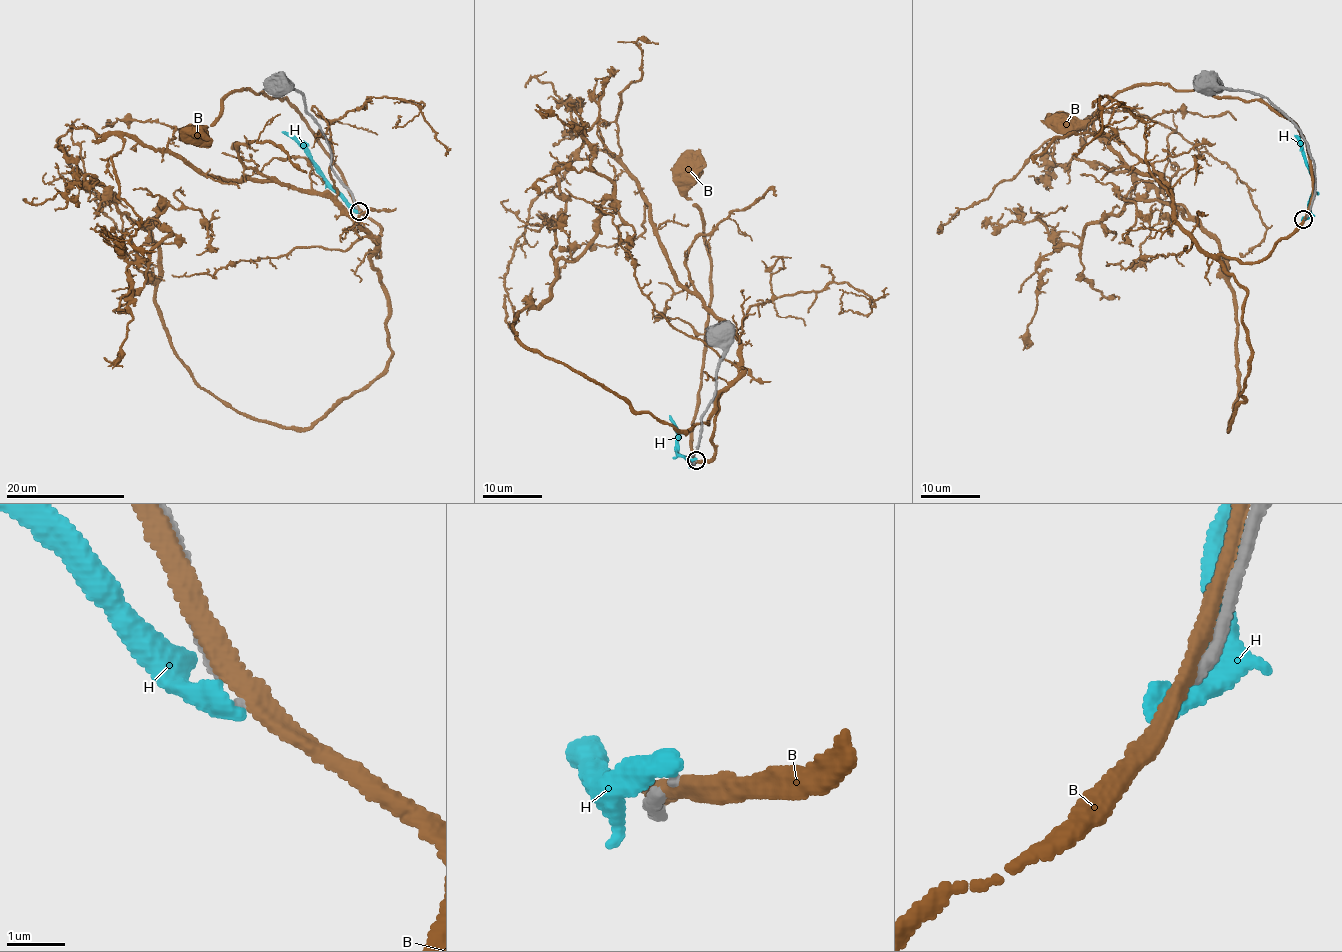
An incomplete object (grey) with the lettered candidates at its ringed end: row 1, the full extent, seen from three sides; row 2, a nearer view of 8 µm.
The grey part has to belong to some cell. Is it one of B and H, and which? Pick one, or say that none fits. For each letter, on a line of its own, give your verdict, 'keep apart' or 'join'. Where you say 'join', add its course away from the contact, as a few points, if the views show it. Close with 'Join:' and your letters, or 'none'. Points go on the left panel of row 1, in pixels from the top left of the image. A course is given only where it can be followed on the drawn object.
B: keep apart
H: keep apart
Join: none

